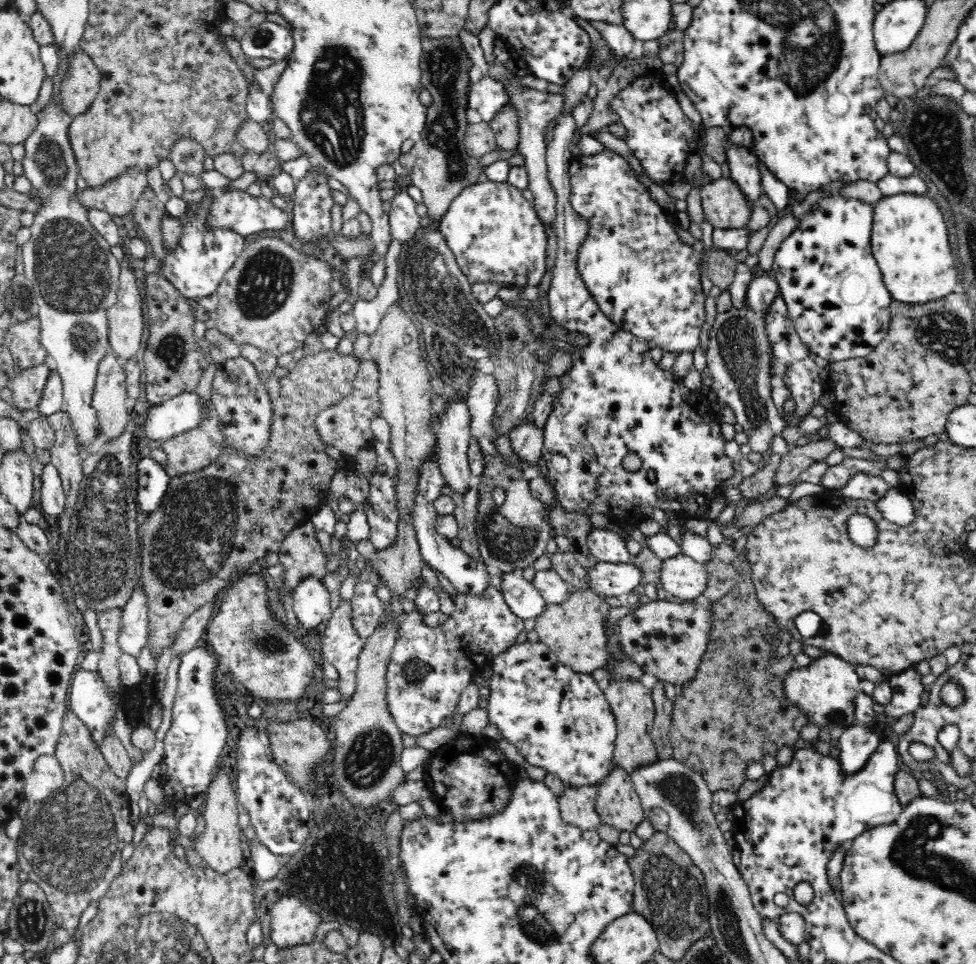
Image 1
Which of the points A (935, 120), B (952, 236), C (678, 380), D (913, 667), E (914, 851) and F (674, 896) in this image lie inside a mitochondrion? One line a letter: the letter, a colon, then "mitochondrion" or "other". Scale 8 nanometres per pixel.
A: mitochondrion
B: other
C: other
D: other
E: mitochondrion
F: mitochondrion

